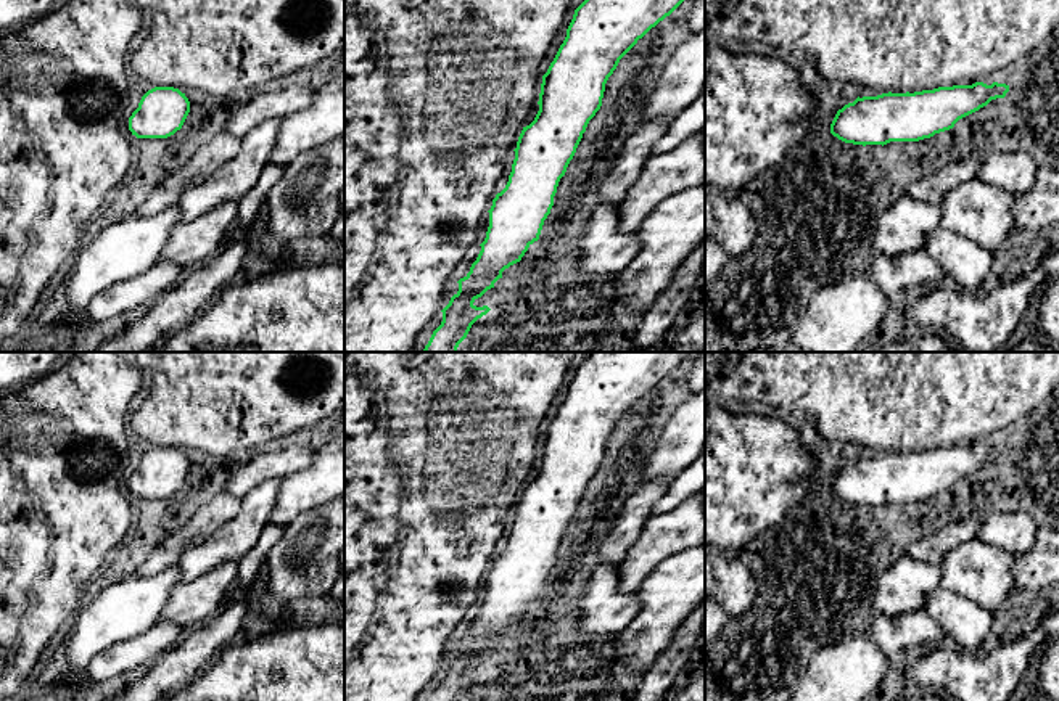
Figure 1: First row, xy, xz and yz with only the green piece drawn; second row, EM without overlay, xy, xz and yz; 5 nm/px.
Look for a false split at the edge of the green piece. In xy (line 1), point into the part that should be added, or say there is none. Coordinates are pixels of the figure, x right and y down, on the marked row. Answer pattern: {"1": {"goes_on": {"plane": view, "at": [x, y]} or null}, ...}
{"1": {"goes_on": null}}

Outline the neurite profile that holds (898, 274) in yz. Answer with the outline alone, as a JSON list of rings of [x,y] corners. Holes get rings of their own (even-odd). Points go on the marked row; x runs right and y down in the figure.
[[[924,249],[898,257],[877,252],[871,262],[869,275],[885,296],[904,294],[913,286],[929,289],[948,281],[940,264]]]

